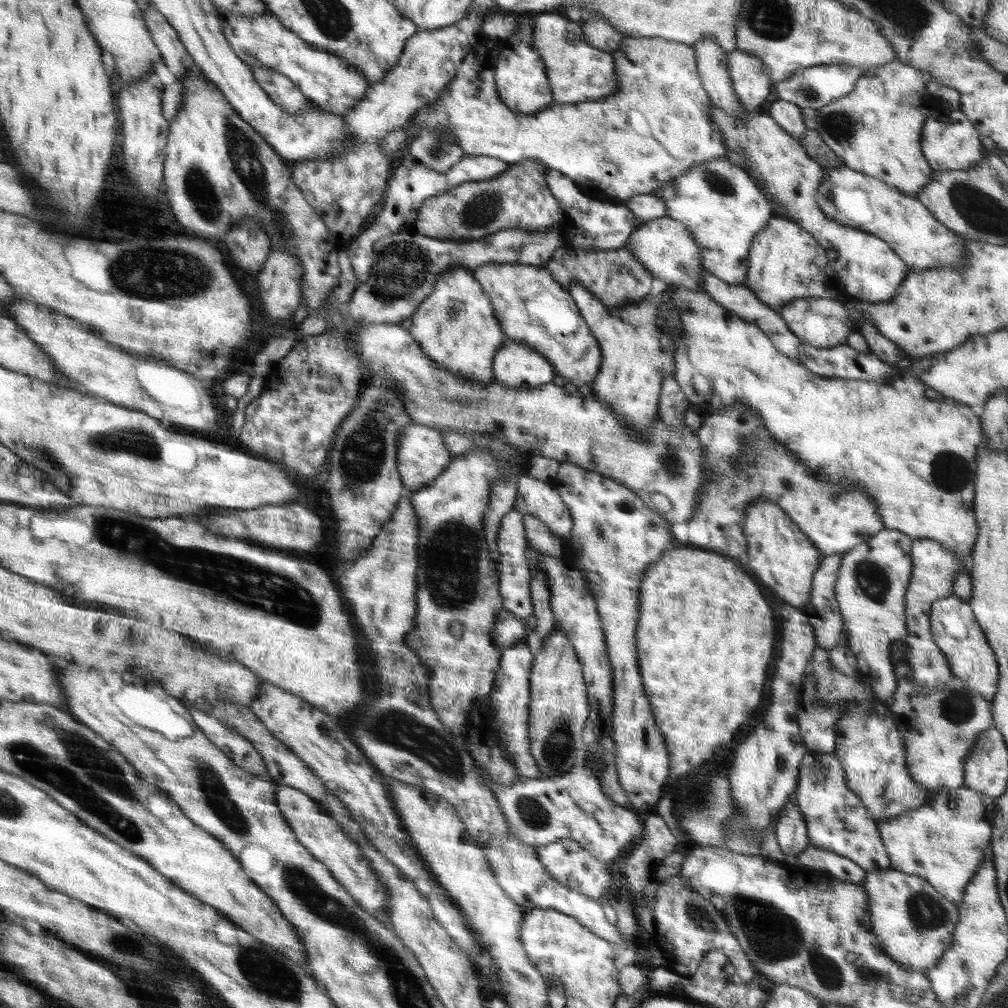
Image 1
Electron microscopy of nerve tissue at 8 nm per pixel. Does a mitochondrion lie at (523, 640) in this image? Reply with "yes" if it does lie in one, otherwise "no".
no

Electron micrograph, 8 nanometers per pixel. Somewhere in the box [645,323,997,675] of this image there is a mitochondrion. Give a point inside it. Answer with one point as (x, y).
(950, 471)

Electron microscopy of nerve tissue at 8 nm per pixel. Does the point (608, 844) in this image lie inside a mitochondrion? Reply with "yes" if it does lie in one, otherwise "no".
no

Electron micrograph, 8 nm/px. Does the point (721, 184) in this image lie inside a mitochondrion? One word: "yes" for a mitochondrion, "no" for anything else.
yes

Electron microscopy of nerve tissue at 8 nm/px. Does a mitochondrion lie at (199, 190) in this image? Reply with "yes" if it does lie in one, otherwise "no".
yes

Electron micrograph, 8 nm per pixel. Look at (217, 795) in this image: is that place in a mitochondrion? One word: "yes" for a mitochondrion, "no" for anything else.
yes

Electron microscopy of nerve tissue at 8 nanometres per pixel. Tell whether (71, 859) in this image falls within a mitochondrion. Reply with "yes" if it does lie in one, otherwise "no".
no

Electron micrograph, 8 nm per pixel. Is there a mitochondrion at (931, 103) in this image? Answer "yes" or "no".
no

